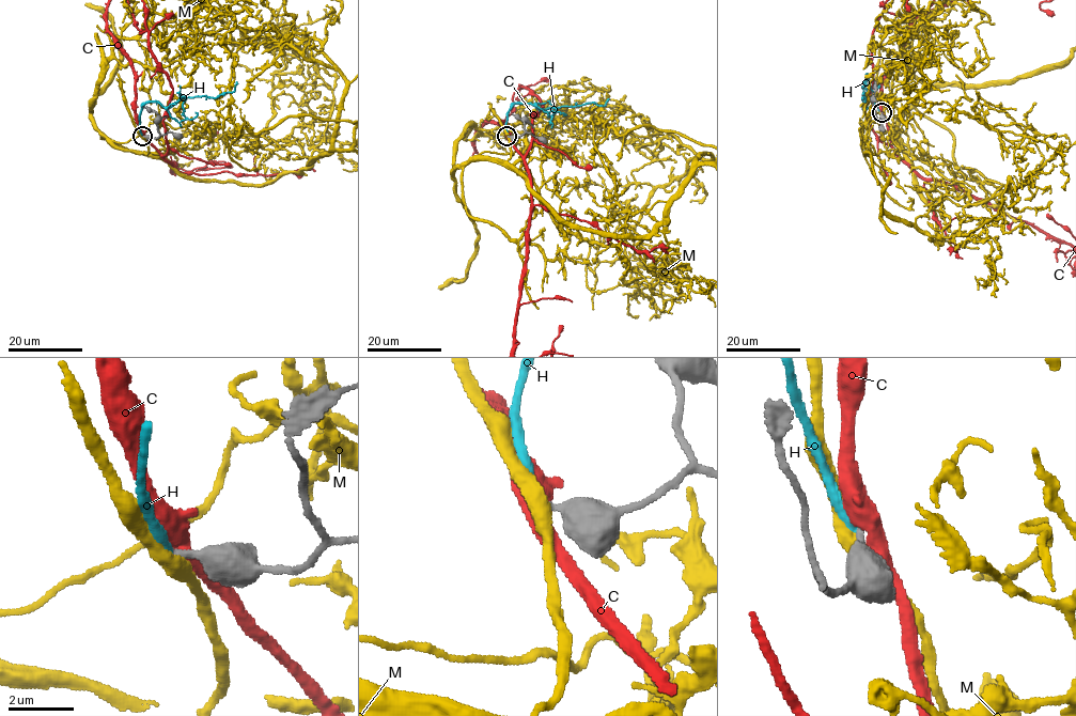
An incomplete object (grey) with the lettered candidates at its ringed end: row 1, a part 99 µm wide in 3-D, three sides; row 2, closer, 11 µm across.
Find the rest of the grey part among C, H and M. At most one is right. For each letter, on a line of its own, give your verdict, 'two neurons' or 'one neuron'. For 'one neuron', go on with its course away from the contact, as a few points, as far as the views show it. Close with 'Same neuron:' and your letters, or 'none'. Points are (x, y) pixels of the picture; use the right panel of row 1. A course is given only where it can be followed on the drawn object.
C: two neurons
H: two neurons
M: two neurons
Same neuron: none

